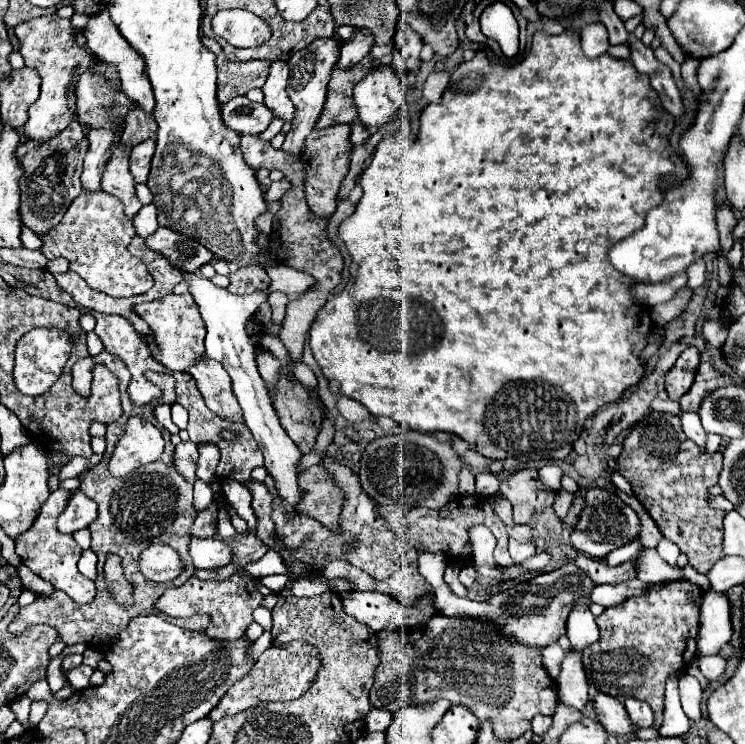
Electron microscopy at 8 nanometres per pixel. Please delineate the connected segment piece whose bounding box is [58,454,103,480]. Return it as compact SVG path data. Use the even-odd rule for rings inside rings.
M94 454L91 458L75 456L70 460L70 462L68 462L68 464L66 464L66 466L62 466L62 468L60 468L58 478L60 478L60 480L74 478L74 476L78 476L82 470L88 470L88 468L94 467L102 460L102 458L102 454Z

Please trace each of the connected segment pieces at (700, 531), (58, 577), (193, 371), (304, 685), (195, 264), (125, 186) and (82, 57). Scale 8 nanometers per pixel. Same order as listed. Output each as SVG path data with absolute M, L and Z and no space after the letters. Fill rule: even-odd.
M652 412L640 420L624 440L624 452L618 460L622 476L634 482L634 492L648 514L656 520L660 532L672 540L682 554L688 556L688 562L700 572L706 574L724 554L722 554L722 518L724 512L712 510L708 506L708 488L718 484L718 474L722 468L722 454L708 454L700 450L692 440L686 438L680 426L680 418L668 412Z
M56 490L50 494L50 498L42 504L32 528L28 528L26 532L22 532L14 542L16 542L16 554L22 558L22 562L34 572L38 574L42 580L50 582L54 588L66 592L76 604L88 604L94 600L96 588L94 582L88 580L86 576L82 576L76 568L76 562L80 558L82 548L74 542L72 536L60 532L56 528L56 518L58 514L64 510L66 500L68 500L70 492L68 490Z
M200 356L200 360L188 368L188 374L198 382L198 390L212 412L232 422L242 420L242 410L230 388L230 376L224 368L220 368L220 364L216 364L216 360Z
M290 642L284 646L270 646L260 660L254 664L254 668L242 678L238 680L220 700L220 704L210 712L210 720L216 722L224 716L234 716L246 708L258 706L260 702L274 702L274 700L294 700L298 696L302 696L310 684L316 678L316 672L320 668L320 658L316 648L312 648L306 642Z
M160 226L150 238L148 244L160 252L164 252L162 256L168 258L168 262L176 268L182 268L186 272L194 272L198 270L202 264L206 264L212 258L212 252L206 250L202 244L198 244L196 240L178 234L170 228Z
M120 138L112 144L112 156L106 164L106 170L102 174L102 190L108 194L114 194L124 204L124 214L128 218L134 218L136 212L142 208L140 200L134 192L134 178L128 172L128 154L130 148Z
M52 14L52 16L32 18L32 20L24 22L24 24L18 24L18 26L14 28L14 34L16 34L16 38L20 40L20 54L24 56L26 66L28 66L28 68L34 68L34 70L40 74L40 78L42 78L40 96L38 96L38 100L28 108L28 120L26 120L26 124L24 124L24 136L26 136L26 140L28 140L28 142L42 144L42 142L50 140L52 136L56 136L58 132L62 132L62 130L70 124L70 120L76 116L76 110L70 110L68 104L66 104L66 90L68 90L68 84L70 84L70 80L72 80L72 70L74 70L74 66L80 66L80 70L76 72L76 78L78 78L78 74L92 62L92 52L90 52L88 46L86 46L86 40L84 40L82 30L74 30L74 28L70 26L70 20L56 18L54 14Z

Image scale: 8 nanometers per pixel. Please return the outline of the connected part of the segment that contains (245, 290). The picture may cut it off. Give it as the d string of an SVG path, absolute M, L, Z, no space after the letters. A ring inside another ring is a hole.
M238 268L230 274L230 286L228 292L232 294L254 294L264 292L270 286L270 278L262 268Z

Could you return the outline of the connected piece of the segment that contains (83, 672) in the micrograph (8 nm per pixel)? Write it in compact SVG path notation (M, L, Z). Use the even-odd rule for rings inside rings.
M78 666L76 670L69 670L66 674L68 682L76 688L76 690L84 690L84 688L88 688L90 686L90 676L92 676L92 668L88 668L88 666Z

